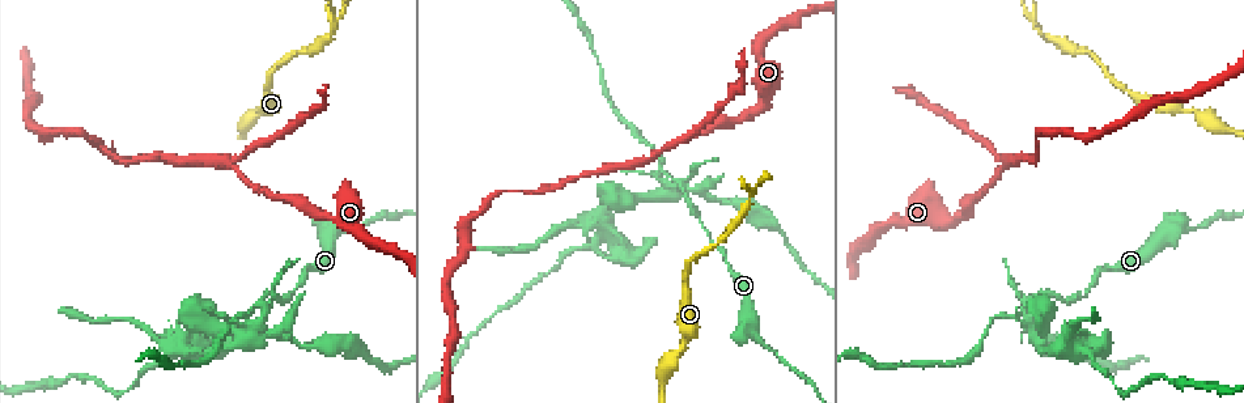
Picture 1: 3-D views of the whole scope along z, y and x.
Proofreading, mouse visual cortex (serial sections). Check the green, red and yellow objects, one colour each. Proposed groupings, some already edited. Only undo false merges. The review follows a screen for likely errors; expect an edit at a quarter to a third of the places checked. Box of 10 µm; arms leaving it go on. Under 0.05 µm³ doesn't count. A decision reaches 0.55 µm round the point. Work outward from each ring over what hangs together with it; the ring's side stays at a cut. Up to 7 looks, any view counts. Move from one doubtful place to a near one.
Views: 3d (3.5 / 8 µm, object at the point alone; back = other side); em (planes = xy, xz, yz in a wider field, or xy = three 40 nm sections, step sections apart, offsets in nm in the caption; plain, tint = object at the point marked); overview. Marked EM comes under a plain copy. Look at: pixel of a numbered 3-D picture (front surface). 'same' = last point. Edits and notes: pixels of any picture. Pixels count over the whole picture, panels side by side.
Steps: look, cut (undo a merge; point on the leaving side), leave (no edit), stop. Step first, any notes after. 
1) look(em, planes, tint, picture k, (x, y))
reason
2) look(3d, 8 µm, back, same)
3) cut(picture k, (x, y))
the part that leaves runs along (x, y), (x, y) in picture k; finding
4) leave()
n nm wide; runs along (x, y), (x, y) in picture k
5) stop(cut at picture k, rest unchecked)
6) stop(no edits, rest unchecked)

look(3d, 3.5 µm, picture 1, (1028, 321))
thick turns thin

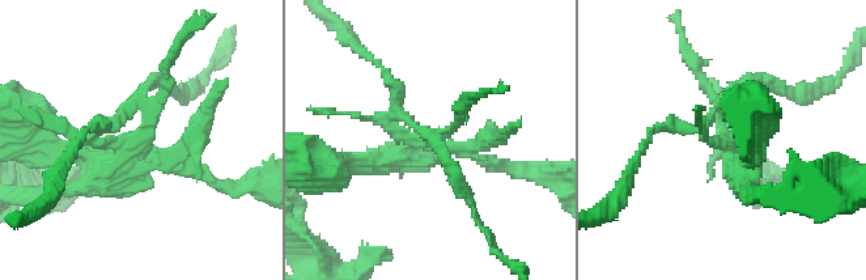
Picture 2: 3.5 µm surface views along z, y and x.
look(em, planes, tint, picture 2, (725, 134))

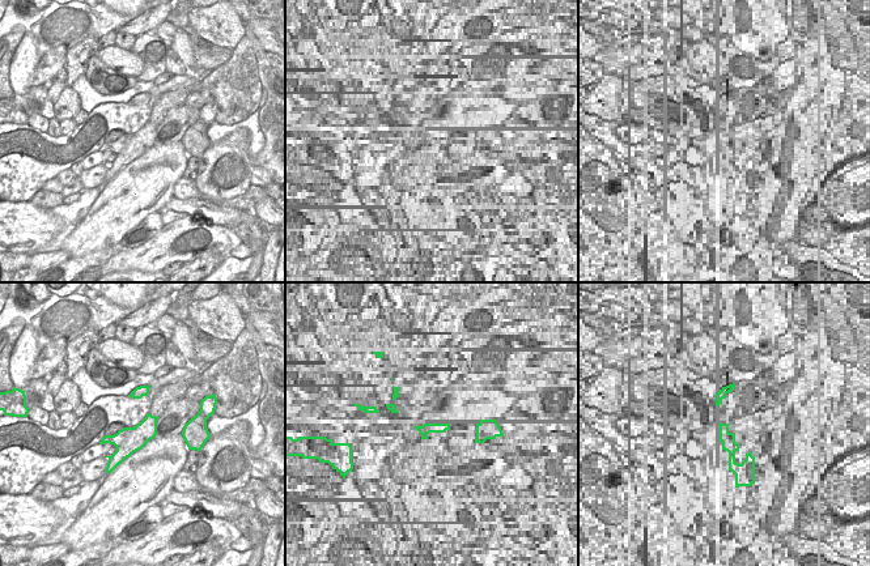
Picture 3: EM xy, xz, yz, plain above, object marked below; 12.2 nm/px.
look(em, xy, step 3, tint, same)
cut it another way

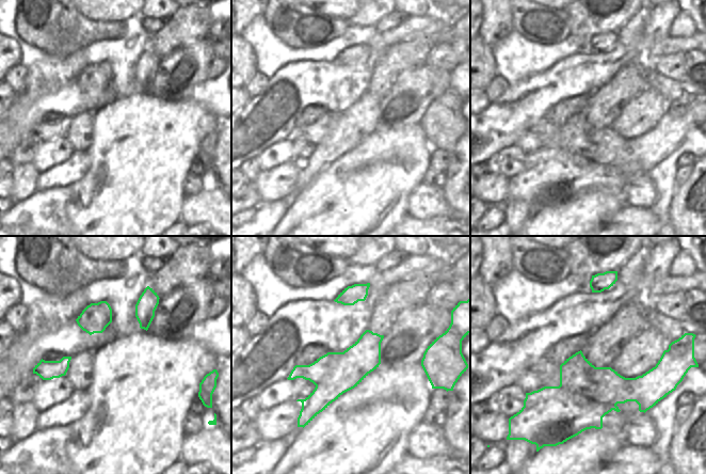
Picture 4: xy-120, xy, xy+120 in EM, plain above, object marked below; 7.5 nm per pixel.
cut(picture 2, (389, 148))
the part that leaves runs along (151, 104), (123, 156), (71, 189) in picture 2; two cells meet here

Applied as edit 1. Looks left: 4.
look(3d, 3.5 µm, picture 1, (239, 170))
a fork

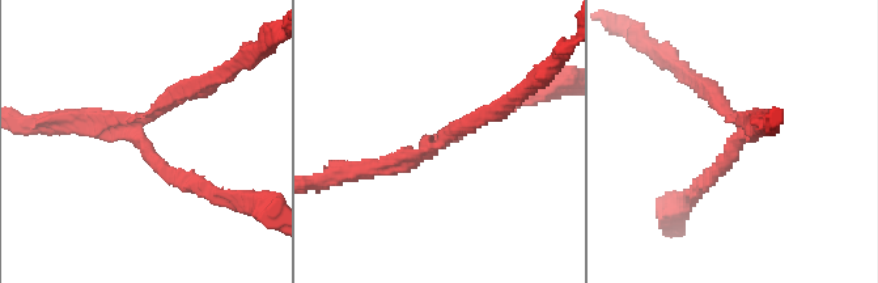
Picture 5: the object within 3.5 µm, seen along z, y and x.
look(em, xy, step 3, tint, picture 5, (143, 138))
3 arms; arms of 150, 200, 200 nm; need the tissue

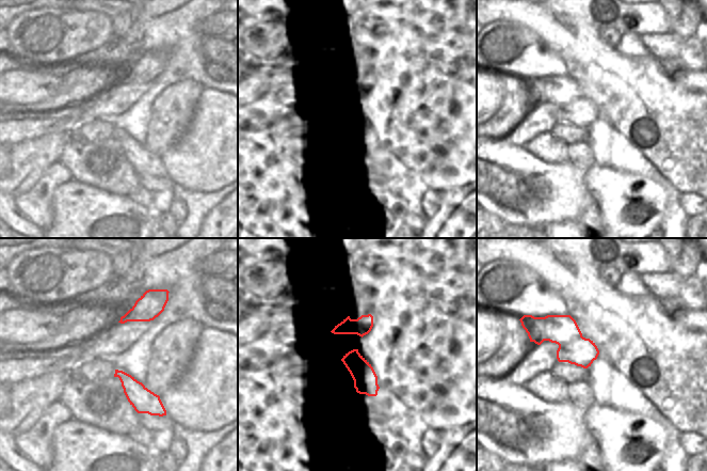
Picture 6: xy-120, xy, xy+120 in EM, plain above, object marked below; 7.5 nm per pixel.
cut(picture 5, (162, 100))
the part that leaves runs along (84, 118), (47, 118), (35, 122) in picture 5; a second cell is stuck on

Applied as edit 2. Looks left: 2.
stop(cut at picture 2, cut at picture 5, rest unchecked)

